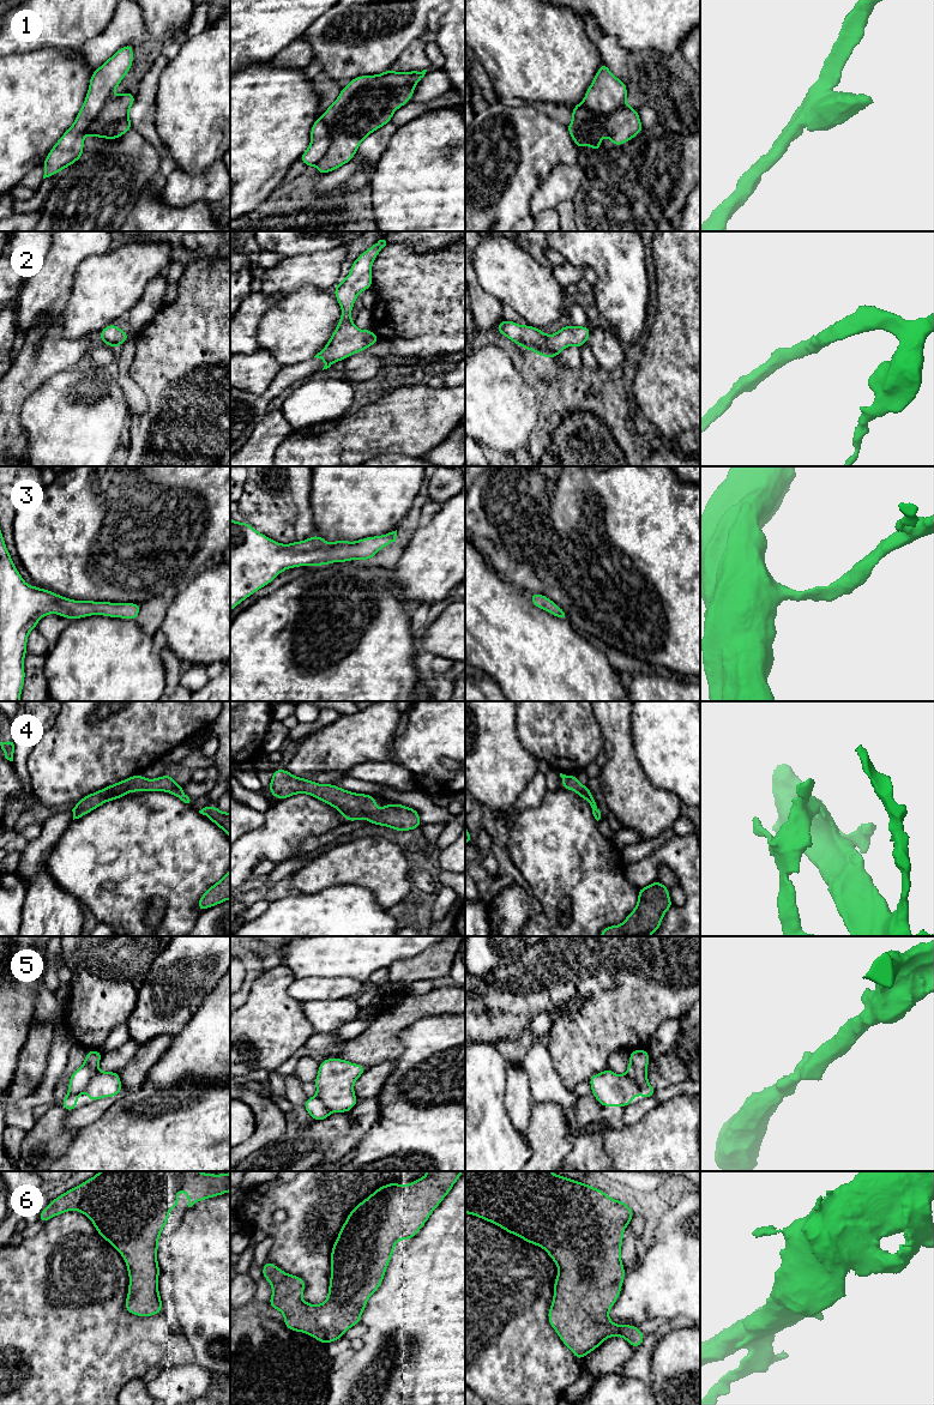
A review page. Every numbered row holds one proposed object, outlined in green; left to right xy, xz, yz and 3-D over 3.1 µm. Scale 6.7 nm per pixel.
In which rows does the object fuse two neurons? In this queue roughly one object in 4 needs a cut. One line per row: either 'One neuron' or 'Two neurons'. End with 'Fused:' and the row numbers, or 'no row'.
1: Two neurons
2: One neuron
3: One neuron
4: One neuron
5: One neuron
6: One neuron
Fused: 1

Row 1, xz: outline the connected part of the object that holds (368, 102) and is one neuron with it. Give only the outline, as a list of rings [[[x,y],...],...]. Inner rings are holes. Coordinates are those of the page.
[[[386,70],[380,74],[358,76],[351,79],[341,90],[337,100],[320,116],[330,131],[331,145],[326,155],[315,165],[318,171],[325,175],[349,163],[354,158],[360,144],[370,133],[390,123],[393,113],[411,100],[415,86],[424,77],[426,72],[427,70],[422,72]]]

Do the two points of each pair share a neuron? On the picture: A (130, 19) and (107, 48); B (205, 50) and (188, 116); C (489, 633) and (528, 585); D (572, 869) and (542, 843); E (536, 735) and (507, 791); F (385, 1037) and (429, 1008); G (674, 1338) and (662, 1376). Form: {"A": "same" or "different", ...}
{"A": "same", "B": "same", "C": "different", "D": "same", "E": "different", "F": "same", "G": "same"}

